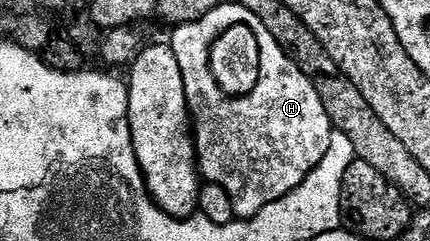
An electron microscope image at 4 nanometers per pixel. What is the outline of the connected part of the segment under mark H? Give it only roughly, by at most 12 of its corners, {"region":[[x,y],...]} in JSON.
{"region":[[271,38],[241,92],[189,88],[200,175],[237,218],[299,187],[335,130]]}

